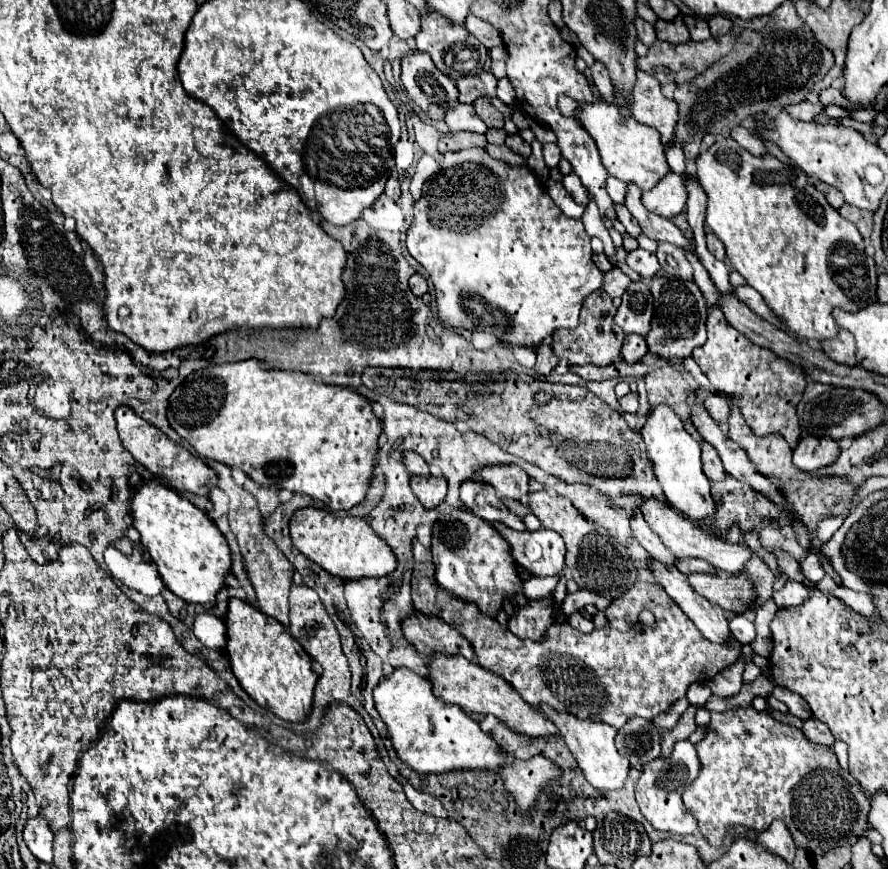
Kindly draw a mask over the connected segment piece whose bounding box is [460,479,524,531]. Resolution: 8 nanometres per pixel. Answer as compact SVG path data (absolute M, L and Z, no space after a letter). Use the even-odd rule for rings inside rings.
M466 479L460 485L460 499L464 503L464 507L468 507L470 511L474 511L478 517L482 517L488 523L504 523L512 529L524 531L524 523L520 517L514 517L514 513L510 513L504 503L498 499L496 491L492 485L484 483L484 481L474 481L474 479Z

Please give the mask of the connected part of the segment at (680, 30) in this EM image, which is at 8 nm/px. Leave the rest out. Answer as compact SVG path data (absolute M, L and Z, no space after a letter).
M678 17L676 21L670 21L670 23L658 19L658 23L654 25L654 29L656 29L658 41L666 41L666 43L672 43L672 45L690 41L690 35L688 35L688 29L686 29L682 17Z

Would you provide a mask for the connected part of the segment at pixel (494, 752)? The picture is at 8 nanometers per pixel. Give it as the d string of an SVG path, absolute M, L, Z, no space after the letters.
M394 669L394 673L390 675L390 677L386 677L386 679L382 679L380 683L378 683L378 687L376 687L376 691L374 691L374 701L376 701L376 711L380 713L380 717L382 717L382 721L384 721L384 725L386 725L386 731L388 731L388 737L390 737L390 741L392 741L392 747L394 747L394 751L396 751L396 755L398 755L398 759L402 761L402 763L406 763L406 765L410 765L416 773L448 773L448 771L458 771L460 767L476 767L476 771L480 771L478 767L484 767L484 771L486 773L492 773L492 775L498 775L500 779L502 779L502 785L506 787L506 793L508 795L512 795L514 797L514 803L516 803L516 807L520 809L520 811L530 811L530 809L534 809L536 805L538 805L538 795L542 795L542 793L546 793L554 783L558 783L560 781L560 777L562 777L562 769L552 761L552 759L548 759L548 757L544 757L544 755L534 755L532 759L518 759L518 757L512 757L512 755L508 755L506 751L502 751L502 747L498 747L498 743L494 741L494 737L490 735L490 733L484 733L482 729L480 729L480 725L478 725L478 721L474 721L474 719L470 719L460 707L454 707L454 705L444 705L440 699L436 699L434 695L432 695L432 685L430 685L430 681L428 679L424 679L424 677L418 677L416 673L410 673L410 669Z

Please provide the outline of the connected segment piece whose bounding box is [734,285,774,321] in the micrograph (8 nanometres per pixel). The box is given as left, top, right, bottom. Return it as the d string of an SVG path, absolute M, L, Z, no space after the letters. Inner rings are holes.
M738 285L734 287L734 295L748 305L754 313L758 313L760 317L766 317L768 321L774 321L774 317L770 317L770 309L766 309L766 305L762 305L762 297L758 297L756 289L750 289L750 285Z

